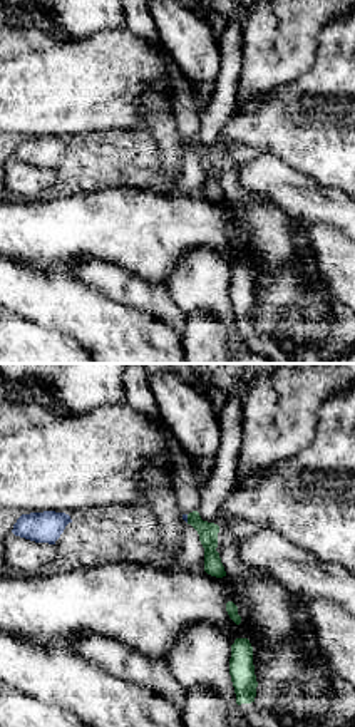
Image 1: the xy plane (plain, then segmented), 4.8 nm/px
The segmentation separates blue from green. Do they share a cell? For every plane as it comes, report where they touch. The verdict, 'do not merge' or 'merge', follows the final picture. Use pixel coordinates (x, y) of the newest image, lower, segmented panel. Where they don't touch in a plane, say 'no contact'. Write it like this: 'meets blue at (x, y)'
meets blue at (186, 518)

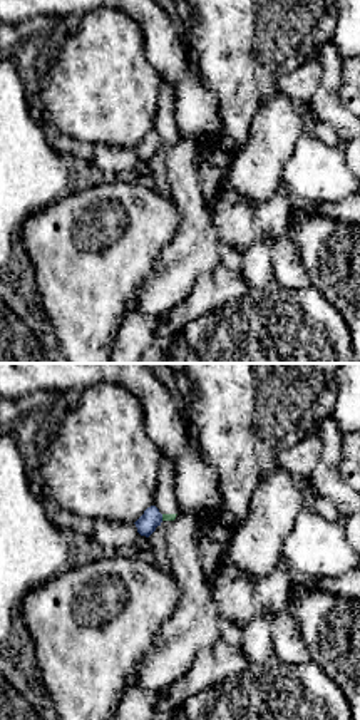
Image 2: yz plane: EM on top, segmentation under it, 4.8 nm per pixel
meets blue at (161, 518)

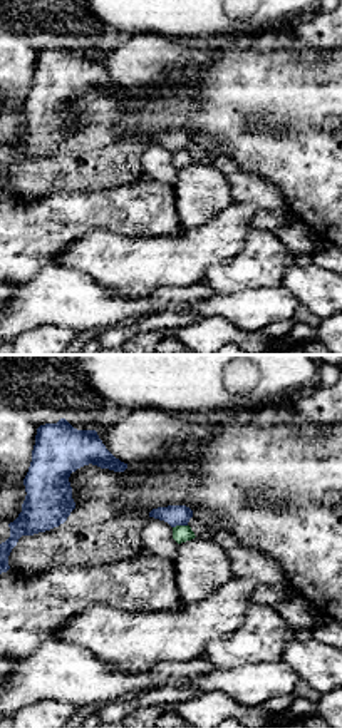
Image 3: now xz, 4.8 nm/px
meets blue at (180, 524)

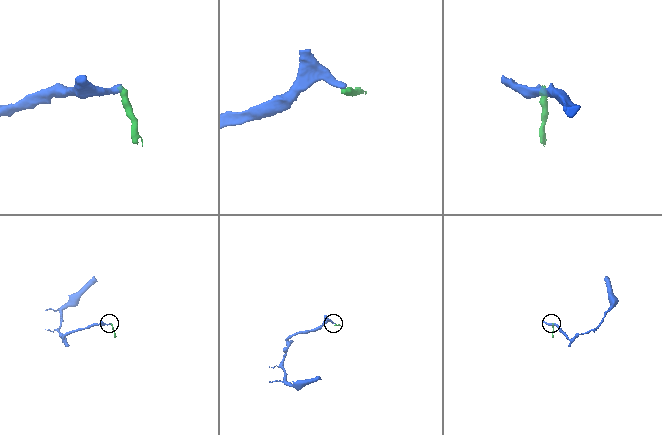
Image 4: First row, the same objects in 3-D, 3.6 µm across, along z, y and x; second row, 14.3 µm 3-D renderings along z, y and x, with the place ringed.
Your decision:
do not merge

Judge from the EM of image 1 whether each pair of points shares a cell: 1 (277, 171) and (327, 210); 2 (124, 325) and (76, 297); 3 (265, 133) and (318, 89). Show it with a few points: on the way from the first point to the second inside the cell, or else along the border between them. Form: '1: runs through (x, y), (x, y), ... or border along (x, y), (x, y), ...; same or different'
1: runs through (287, 185), (313, 205); same
2: runs through (113, 325), (104, 325), (87, 309); same
3: runs through (278, 123), (283, 123), (305, 101); same

